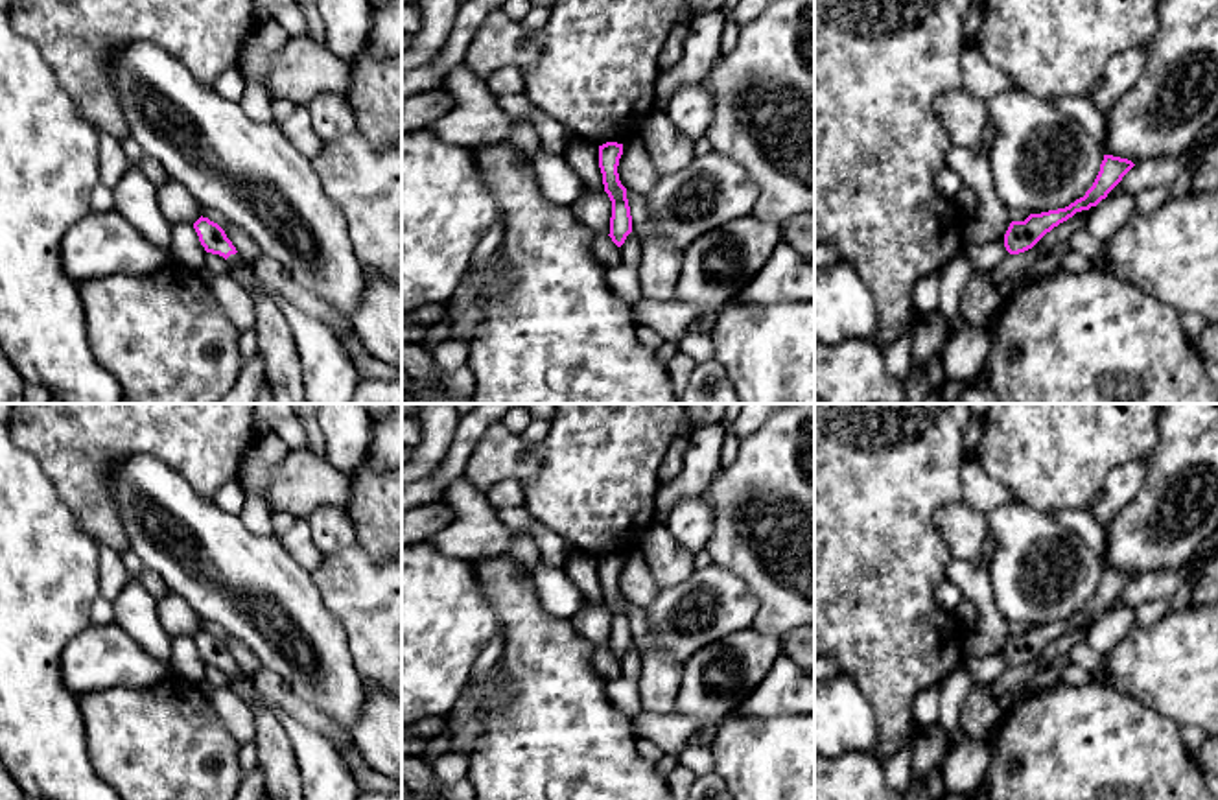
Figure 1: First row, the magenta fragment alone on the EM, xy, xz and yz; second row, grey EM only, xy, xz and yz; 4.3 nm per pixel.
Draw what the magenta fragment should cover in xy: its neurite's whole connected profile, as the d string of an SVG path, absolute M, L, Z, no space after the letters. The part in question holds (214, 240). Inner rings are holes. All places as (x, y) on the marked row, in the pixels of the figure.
M201 216L193 223L193 229L206 253L223 256L227 264L234 269L243 267L247 264L247 260L236 251L236 247L217 223Z

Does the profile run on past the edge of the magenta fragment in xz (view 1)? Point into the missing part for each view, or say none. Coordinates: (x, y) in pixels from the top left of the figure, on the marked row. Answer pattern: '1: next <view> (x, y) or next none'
1: next none

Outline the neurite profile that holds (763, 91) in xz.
M814 0L770 2L702 83L713 96L711 151L739 164L759 190L752 216L783 225L814 214Z

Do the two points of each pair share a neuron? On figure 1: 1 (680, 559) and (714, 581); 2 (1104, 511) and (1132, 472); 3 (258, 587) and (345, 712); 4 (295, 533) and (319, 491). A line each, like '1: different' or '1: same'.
1: different
2: same
3: same
4: different

